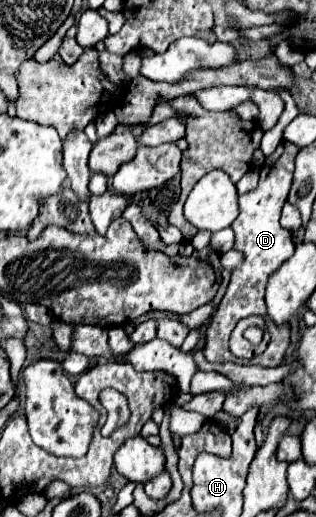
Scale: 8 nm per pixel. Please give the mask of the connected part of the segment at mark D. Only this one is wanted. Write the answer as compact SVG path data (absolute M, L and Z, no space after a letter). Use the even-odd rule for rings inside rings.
M282 141L278 145L278 149L266 157L266 163L260 171L260 183L254 191L240 195L238 205L240 205L240 215L236 217L236 221L232 223L232 229L236 233L236 241L234 241L234 249L244 253L244 265L234 269L232 279L228 283L228 289L218 305L218 311L212 317L212 325L206 331L206 347L204 347L204 355L208 361L212 363L222 363L222 361L232 361L236 365L262 365L262 367L278 367L282 363L284 351L288 347L290 341L290 329L284 327L276 327L268 313L266 313L266 305L264 305L264 287L268 281L268 275L278 269L292 253L294 253L294 241L292 241L292 233L288 229L284 229L278 219L280 219L280 209L286 203L286 197L290 193L290 185L292 185L292 173L294 173L294 157L300 149L290 143L290 141ZM250 315L260 315L266 321L266 327L272 335L268 347L264 353L252 357L252 359L240 359L236 355L232 355L232 351L228 349L228 339L230 339L230 331L236 327L236 323L244 317Z

